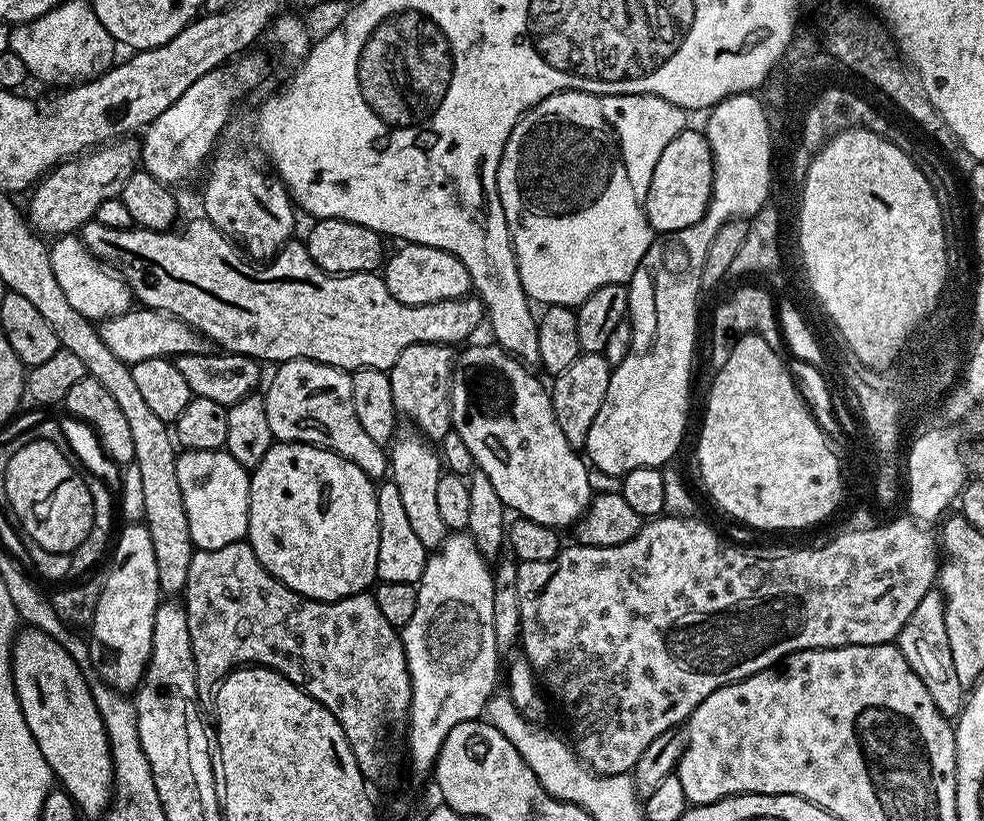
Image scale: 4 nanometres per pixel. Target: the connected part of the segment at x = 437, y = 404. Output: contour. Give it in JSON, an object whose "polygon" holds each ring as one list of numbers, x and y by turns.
{"polygon":[[446,344,406,346,406,350,398,354,398,362,394,362,394,366,387,369,397,413,403,419,405,416,416,432,432,442,440,442,446,433,453,431,450,399,454,371,452,352,453,349]]}

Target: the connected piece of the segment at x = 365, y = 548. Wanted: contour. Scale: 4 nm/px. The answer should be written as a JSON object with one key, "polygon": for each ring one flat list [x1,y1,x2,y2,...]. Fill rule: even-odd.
{"polygon":[[274,442,266,458,251,469,248,482,248,535,246,543,258,554,258,562,290,590,311,600,341,600,368,592,378,577,377,485,354,462,316,444]]}

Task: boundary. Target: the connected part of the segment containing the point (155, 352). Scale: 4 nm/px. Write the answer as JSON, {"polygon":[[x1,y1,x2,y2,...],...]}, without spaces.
{"polygon":[[143,306,133,307,123,312,121,316,109,320,101,320,98,327,102,342,106,342,106,346,114,350,115,356,122,358,122,362,131,365,142,362,146,358,175,358,186,354,211,352,214,348,212,341,176,316]]}

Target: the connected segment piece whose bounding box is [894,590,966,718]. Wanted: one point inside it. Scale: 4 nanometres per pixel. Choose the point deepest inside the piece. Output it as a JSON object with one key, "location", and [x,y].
{"location":[923,642]}

